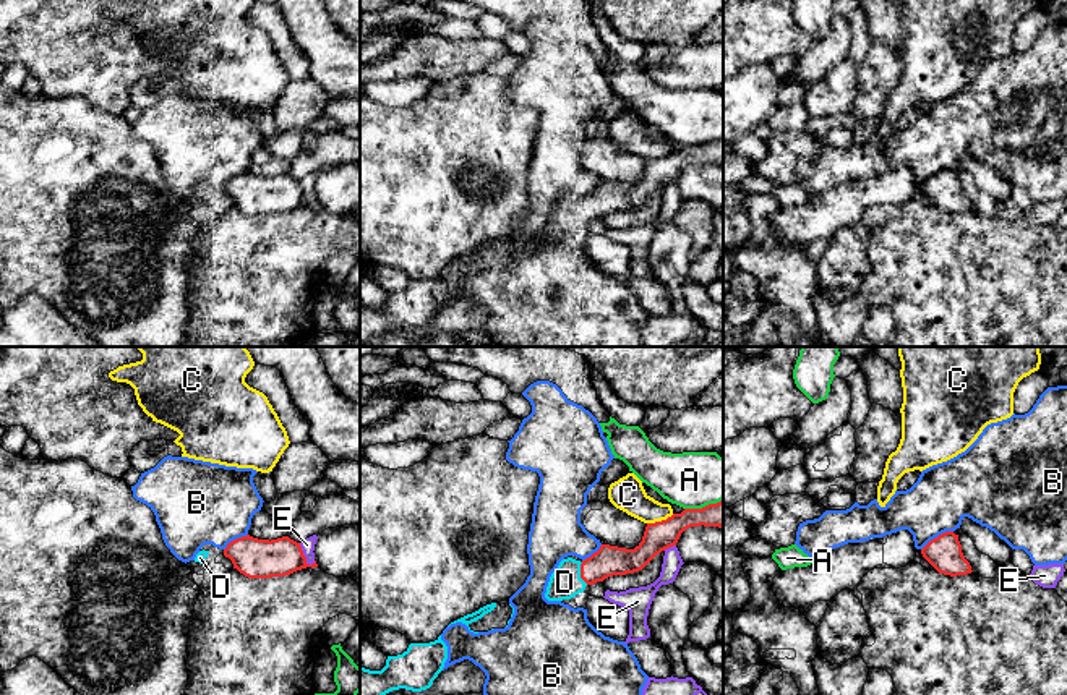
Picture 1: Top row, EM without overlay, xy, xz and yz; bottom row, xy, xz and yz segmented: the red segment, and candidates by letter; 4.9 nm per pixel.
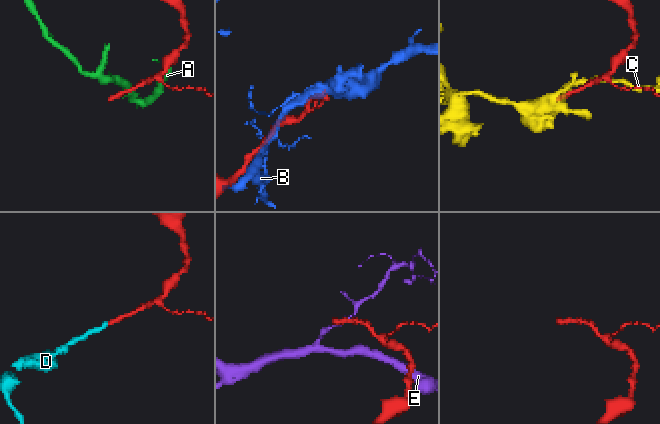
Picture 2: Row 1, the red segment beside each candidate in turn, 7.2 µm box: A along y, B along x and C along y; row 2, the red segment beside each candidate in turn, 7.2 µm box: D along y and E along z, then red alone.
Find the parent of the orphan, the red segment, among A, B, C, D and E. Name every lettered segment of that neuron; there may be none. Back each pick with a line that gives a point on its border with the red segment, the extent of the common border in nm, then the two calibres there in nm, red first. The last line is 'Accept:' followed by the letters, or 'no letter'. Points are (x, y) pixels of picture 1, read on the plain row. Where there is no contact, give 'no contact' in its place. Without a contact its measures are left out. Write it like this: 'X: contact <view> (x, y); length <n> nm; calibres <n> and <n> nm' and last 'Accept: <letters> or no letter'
D: contact xz (581, 211); length 120 nm; calibres 150 and 160 nm
Accept: D

